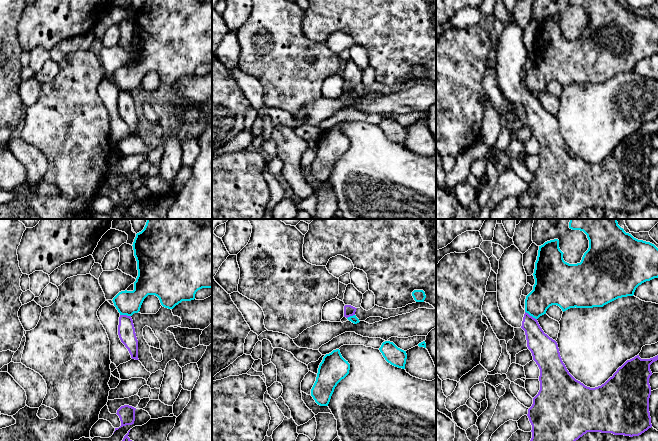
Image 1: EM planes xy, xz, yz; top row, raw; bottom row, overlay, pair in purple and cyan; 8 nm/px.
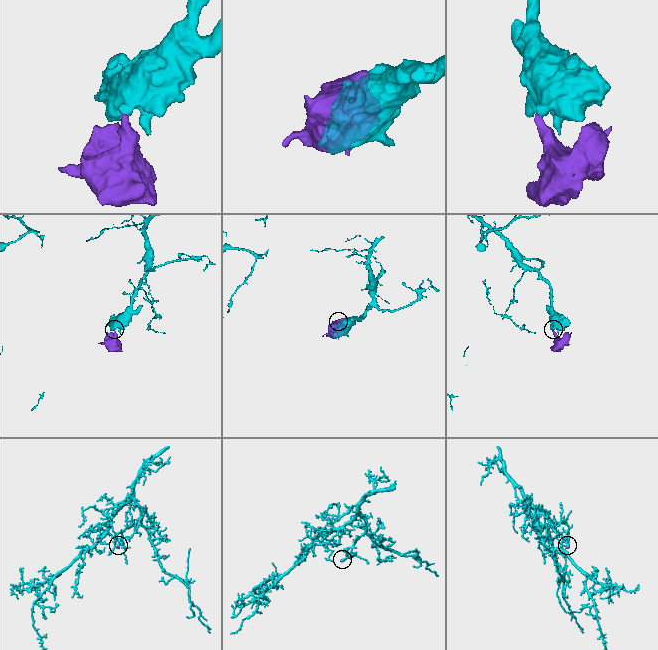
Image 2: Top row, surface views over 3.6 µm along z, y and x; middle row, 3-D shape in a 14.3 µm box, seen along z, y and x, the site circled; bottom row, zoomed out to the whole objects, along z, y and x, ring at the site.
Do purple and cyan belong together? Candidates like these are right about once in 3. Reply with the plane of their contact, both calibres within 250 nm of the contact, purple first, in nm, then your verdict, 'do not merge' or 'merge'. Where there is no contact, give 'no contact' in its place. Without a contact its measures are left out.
yz | 190/240 nm | do not merge

